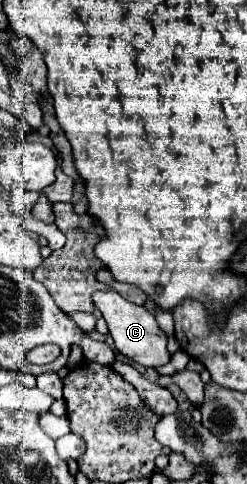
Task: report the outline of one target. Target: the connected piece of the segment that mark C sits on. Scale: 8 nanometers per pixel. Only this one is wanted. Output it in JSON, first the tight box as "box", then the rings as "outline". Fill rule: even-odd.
{"box":[92,290,170,366],"outline":[[[98,290],[92,294],[92,302],[96,310],[102,314],[102,318],[108,324],[108,334],[114,340],[114,346],[120,354],[124,354],[128,360],[134,360],[142,366],[162,366],[170,360],[170,354],[166,350],[166,334],[160,330],[154,314],[146,306],[138,306],[122,298],[116,290]]]}

